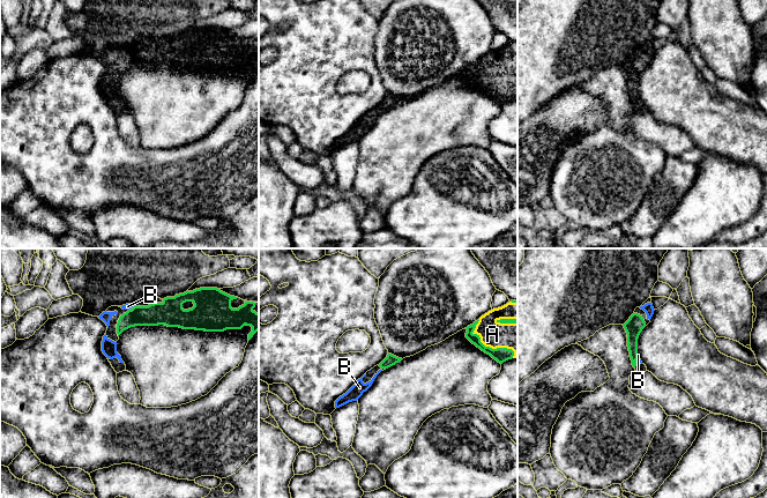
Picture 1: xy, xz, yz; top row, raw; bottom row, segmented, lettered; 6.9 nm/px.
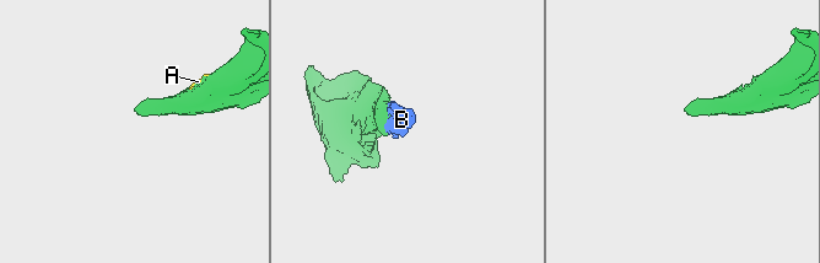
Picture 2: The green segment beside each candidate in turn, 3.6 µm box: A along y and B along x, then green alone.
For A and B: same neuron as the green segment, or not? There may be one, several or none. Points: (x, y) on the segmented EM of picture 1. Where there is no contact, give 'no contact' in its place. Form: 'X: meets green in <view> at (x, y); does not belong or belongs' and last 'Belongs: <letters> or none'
A: meets green in xz at (489, 347); belongs
B: meets green in yz at (637, 357); belongs
Belongs: A, B

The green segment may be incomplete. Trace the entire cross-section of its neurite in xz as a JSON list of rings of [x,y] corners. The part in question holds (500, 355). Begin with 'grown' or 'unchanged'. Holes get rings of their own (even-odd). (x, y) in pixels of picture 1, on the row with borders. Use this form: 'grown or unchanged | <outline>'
grown | [[[516,300],[489,311],[466,329],[466,337],[498,363],[517,358]]]

